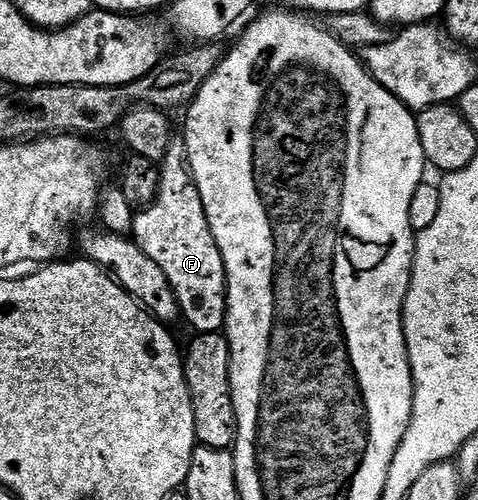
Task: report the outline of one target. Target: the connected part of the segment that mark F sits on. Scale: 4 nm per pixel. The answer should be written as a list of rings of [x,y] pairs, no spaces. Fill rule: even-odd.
[[[173,140],[166,156],[159,163],[157,195],[148,206],[138,209],[133,216],[132,241],[159,268],[163,268],[163,276],[171,284],[181,309],[181,318],[189,321],[189,326],[197,334],[216,334],[225,328],[225,265],[223,256],[215,244],[215,236],[211,236],[211,228],[207,224],[207,212],[203,208],[203,200],[189,172],[189,159],[184,141]]]

